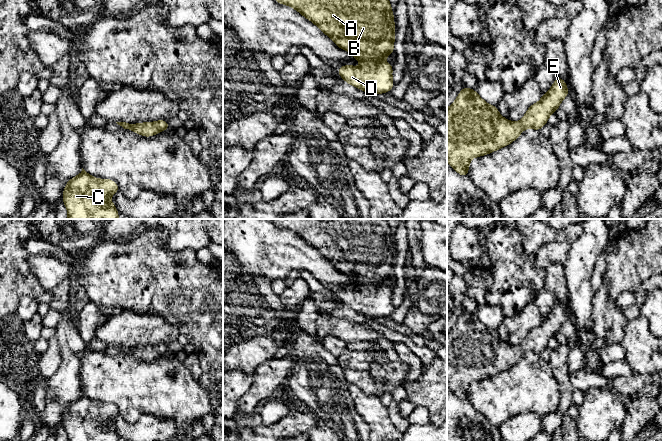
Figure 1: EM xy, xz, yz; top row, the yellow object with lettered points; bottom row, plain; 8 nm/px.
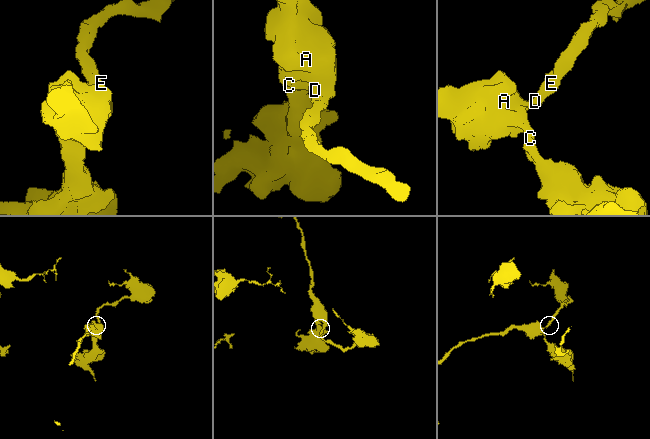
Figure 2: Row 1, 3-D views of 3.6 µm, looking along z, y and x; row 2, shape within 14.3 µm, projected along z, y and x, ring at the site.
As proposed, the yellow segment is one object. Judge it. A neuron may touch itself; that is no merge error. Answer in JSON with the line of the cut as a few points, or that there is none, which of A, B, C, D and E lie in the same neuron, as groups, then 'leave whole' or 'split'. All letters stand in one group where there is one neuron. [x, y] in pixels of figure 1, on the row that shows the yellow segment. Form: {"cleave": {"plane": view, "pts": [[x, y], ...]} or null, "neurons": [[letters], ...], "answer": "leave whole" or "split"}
{"cleave": null, "neurons": [["A", "B", "C", "D", "E"]], "answer": "leave whole"}

